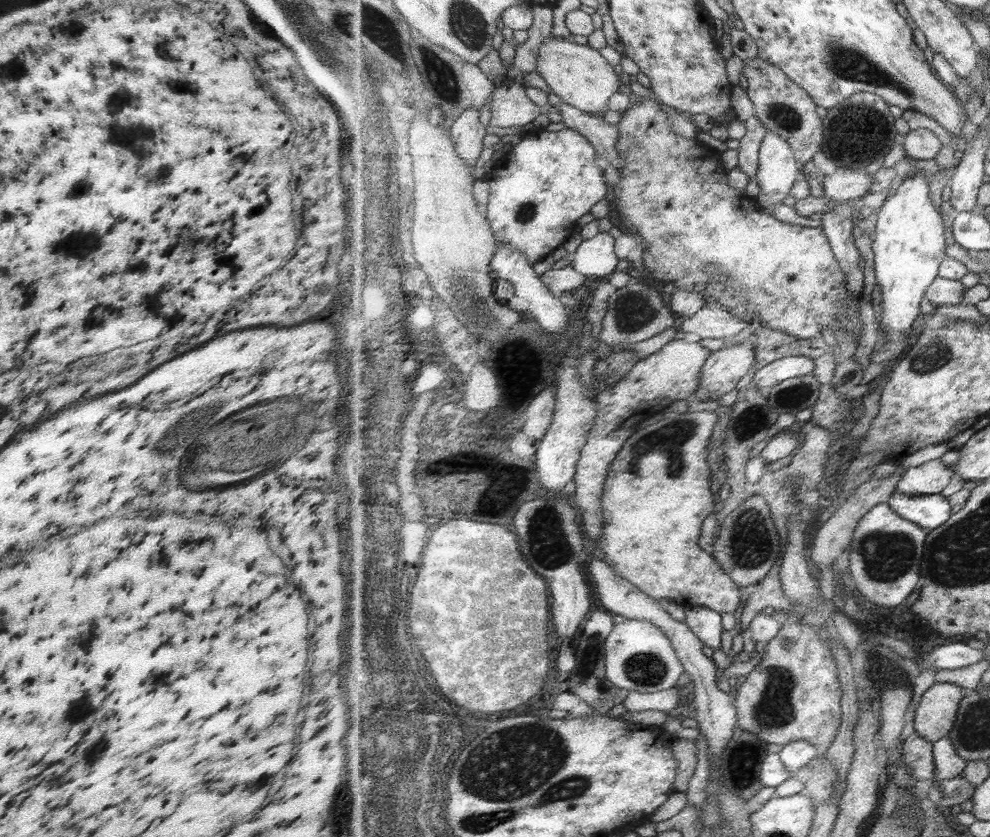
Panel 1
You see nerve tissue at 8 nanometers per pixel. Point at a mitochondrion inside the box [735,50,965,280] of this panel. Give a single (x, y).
(860, 129)

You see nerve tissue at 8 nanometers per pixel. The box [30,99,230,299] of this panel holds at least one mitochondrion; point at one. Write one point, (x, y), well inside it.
(80, 190)

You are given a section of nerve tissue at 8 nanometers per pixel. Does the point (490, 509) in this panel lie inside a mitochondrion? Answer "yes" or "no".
no

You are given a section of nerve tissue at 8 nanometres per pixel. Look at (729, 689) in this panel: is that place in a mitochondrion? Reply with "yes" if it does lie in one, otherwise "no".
no

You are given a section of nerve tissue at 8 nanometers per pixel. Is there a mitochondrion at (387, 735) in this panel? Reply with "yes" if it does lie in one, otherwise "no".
yes

